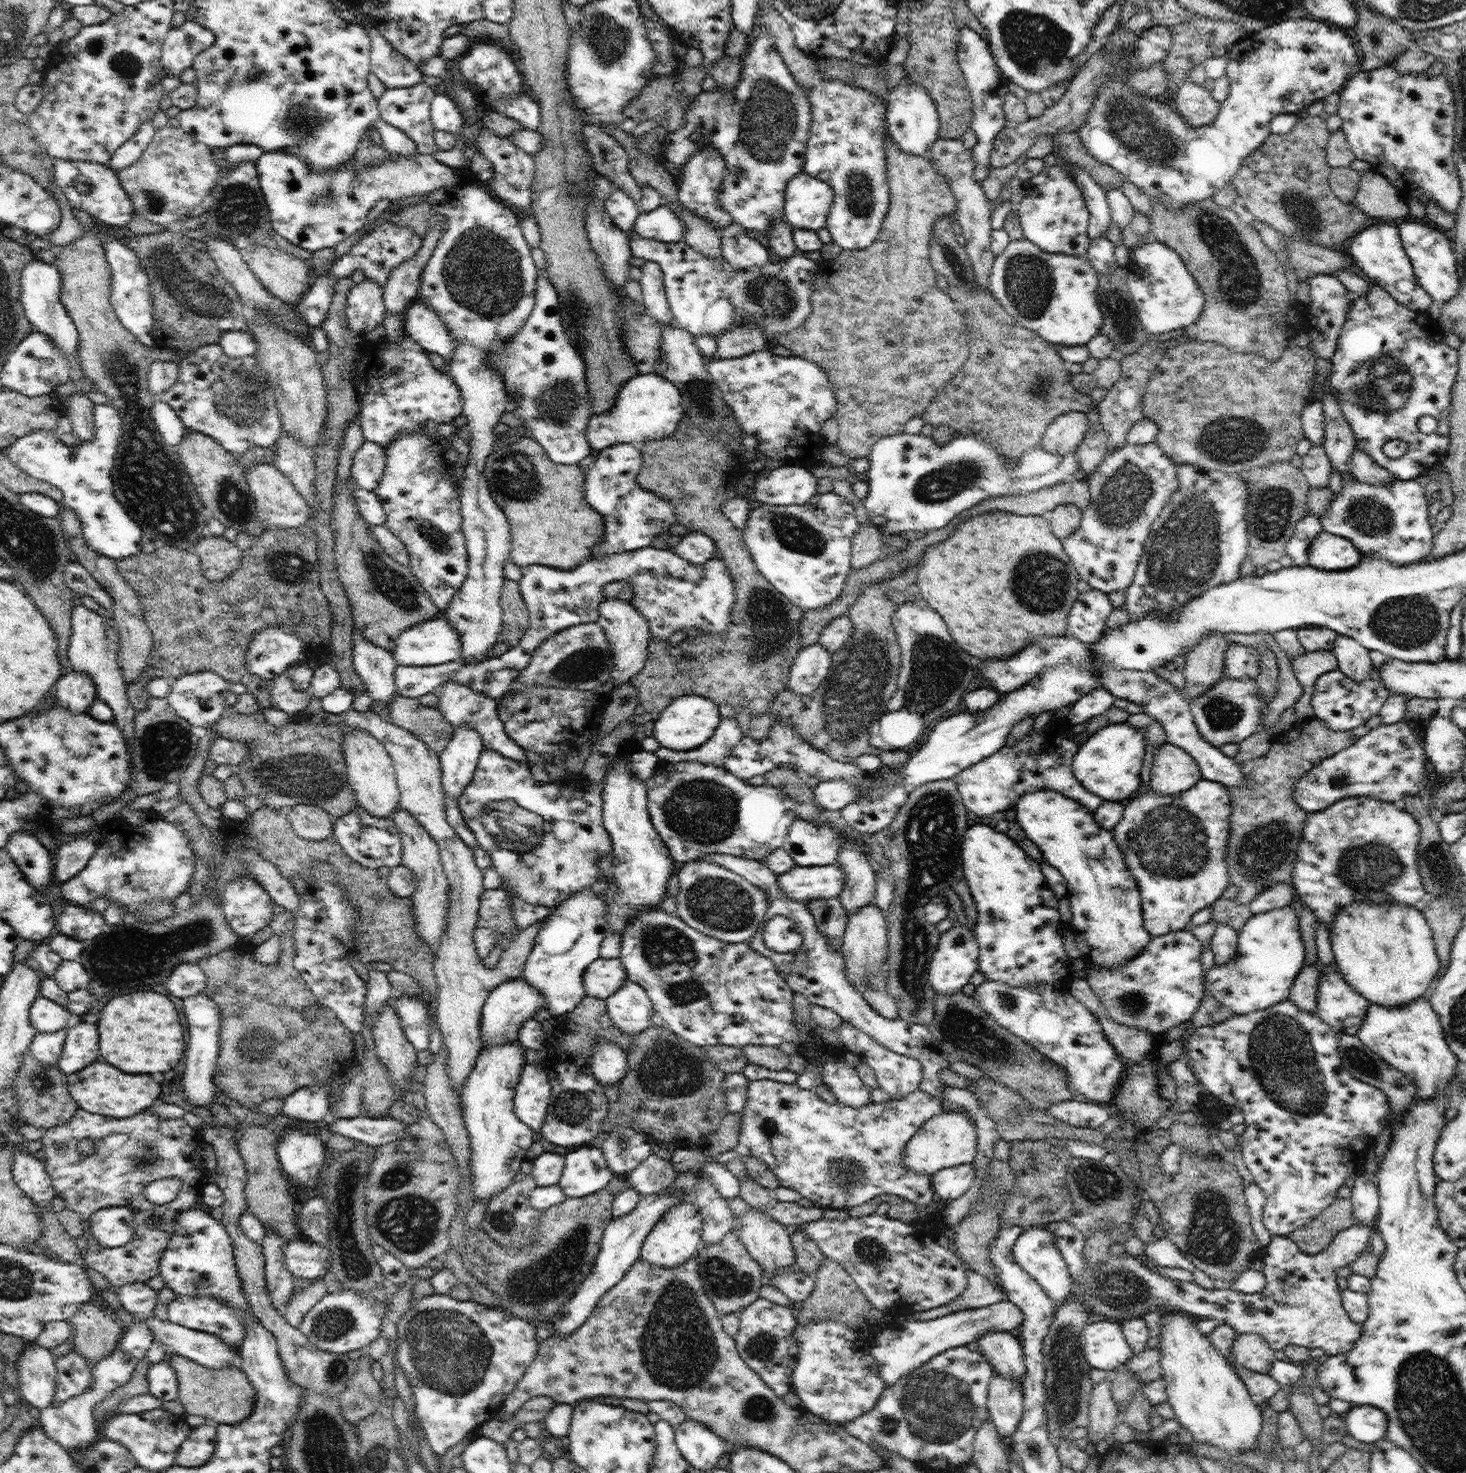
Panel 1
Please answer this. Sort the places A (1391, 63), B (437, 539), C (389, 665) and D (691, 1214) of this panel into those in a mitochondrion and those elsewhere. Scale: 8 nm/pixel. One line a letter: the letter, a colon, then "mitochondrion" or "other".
A: other
B: mitochondrion
C: other
D: other

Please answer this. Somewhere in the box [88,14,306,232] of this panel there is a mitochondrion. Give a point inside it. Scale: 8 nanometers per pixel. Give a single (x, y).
(126, 63)

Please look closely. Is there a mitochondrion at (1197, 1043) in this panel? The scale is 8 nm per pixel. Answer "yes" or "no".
no

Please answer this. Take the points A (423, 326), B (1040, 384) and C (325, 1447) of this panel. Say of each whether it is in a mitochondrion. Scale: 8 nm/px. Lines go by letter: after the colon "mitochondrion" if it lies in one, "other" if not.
A: other
B: mitochondrion
C: mitochondrion

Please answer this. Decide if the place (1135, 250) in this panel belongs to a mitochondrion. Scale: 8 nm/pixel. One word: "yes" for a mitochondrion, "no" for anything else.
no

